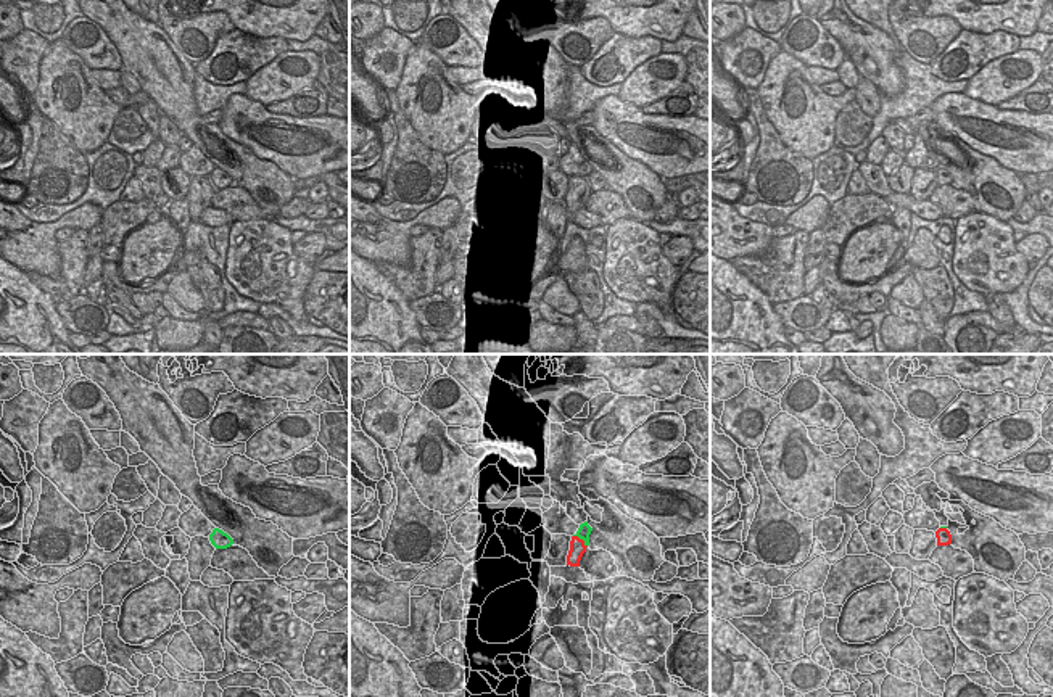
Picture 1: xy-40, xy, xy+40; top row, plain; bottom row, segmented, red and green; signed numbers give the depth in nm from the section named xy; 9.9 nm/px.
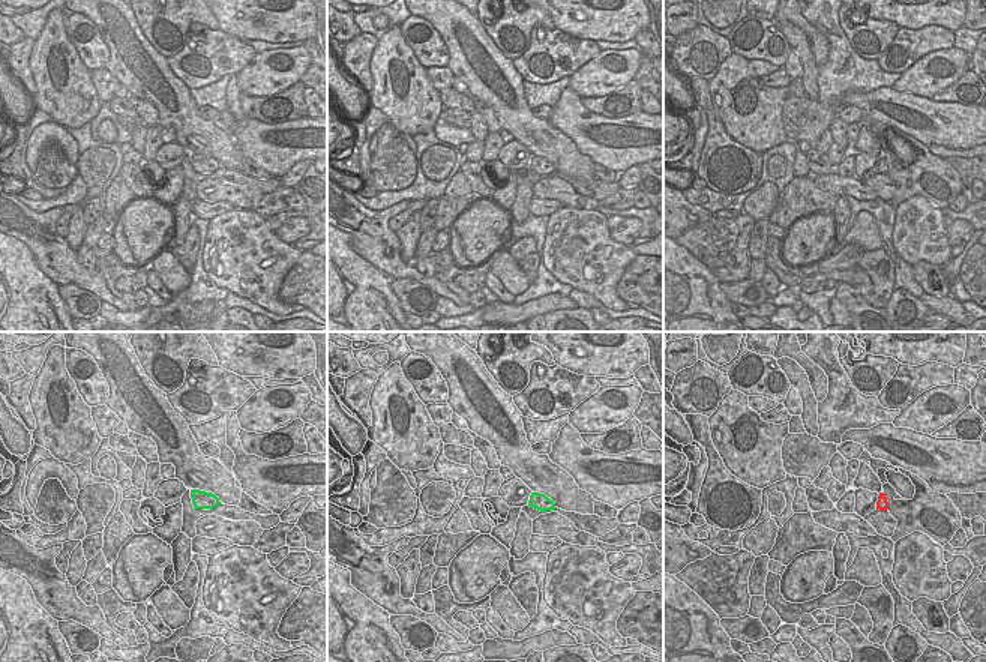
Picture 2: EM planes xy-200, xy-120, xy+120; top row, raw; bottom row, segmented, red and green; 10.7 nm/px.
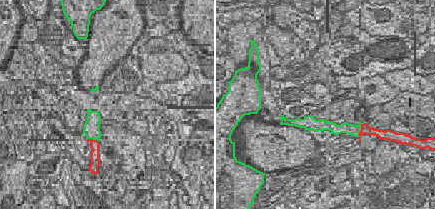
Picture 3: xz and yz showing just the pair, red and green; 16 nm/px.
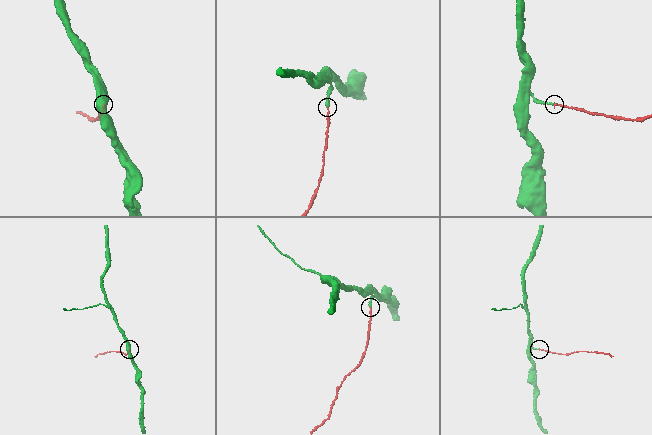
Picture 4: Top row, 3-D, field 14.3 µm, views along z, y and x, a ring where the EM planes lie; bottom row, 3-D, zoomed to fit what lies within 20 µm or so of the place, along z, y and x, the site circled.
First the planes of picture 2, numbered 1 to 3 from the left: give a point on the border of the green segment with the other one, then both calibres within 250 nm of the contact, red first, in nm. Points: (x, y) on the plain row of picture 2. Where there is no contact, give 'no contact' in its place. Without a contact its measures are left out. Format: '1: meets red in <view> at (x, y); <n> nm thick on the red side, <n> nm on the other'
1: no contact
2: no contact
3: no contact

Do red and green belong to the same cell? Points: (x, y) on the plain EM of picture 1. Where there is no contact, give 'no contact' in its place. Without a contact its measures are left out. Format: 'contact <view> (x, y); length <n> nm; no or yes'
contact xy (582, 179); length 190 nm; yes

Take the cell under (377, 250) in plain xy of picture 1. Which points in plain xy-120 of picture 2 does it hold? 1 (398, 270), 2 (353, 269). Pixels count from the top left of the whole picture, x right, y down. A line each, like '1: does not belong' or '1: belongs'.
1: belongs
2: does not belong

